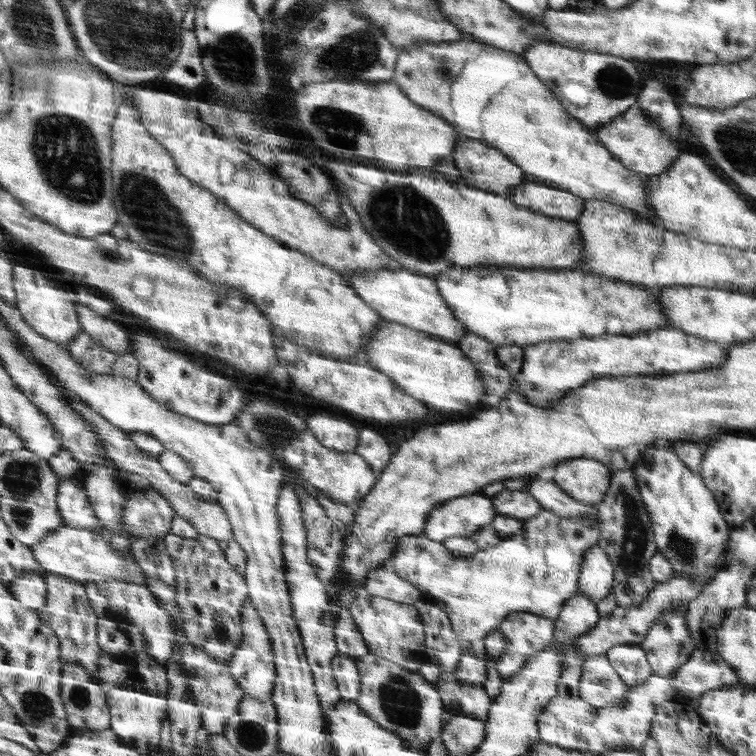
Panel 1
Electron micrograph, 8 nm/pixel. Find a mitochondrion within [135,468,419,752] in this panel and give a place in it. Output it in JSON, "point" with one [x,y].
{"point":[219,631]}

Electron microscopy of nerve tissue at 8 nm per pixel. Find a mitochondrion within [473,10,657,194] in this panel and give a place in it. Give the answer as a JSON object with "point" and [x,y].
{"point":[611,82]}

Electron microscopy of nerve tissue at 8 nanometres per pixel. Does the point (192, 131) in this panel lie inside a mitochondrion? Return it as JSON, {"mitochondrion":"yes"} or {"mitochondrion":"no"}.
{"mitochondrion":"no"}

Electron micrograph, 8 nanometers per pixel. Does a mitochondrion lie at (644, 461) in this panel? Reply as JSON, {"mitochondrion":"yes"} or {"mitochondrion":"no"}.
{"mitochondrion":"no"}

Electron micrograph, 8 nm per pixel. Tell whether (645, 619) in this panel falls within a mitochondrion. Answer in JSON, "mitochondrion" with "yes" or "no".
{"mitochondrion":"no"}

